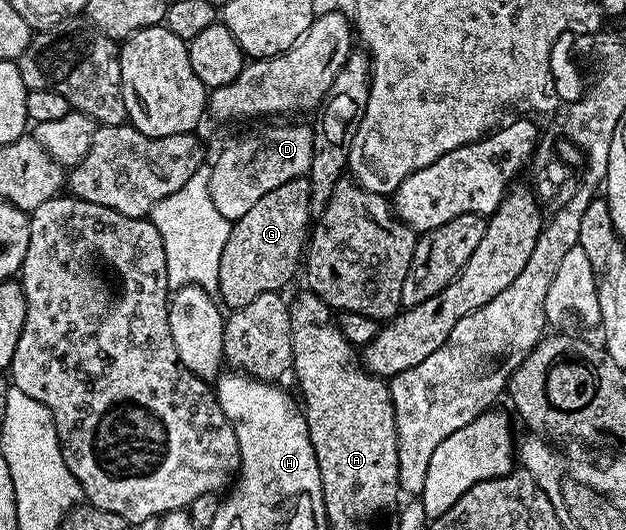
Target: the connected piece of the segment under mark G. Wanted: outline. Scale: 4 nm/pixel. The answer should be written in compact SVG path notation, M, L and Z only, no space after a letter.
M308 176L296 177L293 181L283 183L283 187L275 187L247 215L232 222L227 247L223 247L223 259L219 259L219 294L226 310L232 311L247 307L254 299L264 293L275 293L284 290L284 285L297 273L297 264L302 264L303 250L311 233L311 214L309 201Z

